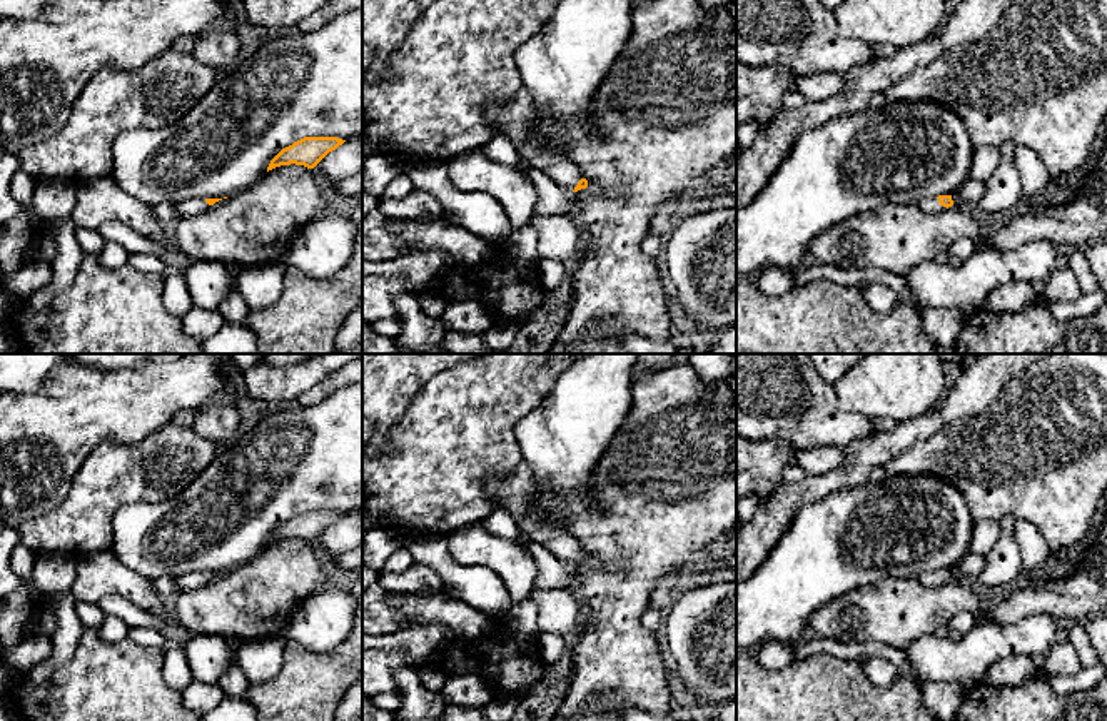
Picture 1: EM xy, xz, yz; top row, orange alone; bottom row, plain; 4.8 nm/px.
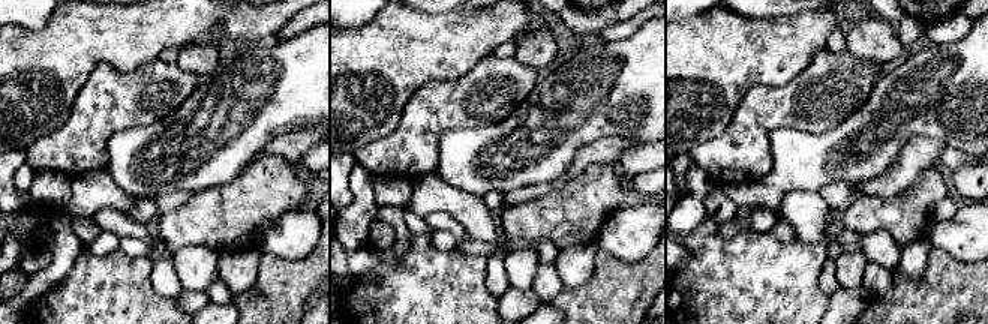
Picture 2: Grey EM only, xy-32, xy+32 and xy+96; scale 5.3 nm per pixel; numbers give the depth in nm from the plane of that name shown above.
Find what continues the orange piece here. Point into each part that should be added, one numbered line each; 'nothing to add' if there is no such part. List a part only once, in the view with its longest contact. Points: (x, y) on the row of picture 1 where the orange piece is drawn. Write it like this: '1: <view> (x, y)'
1: yz (929, 206)

